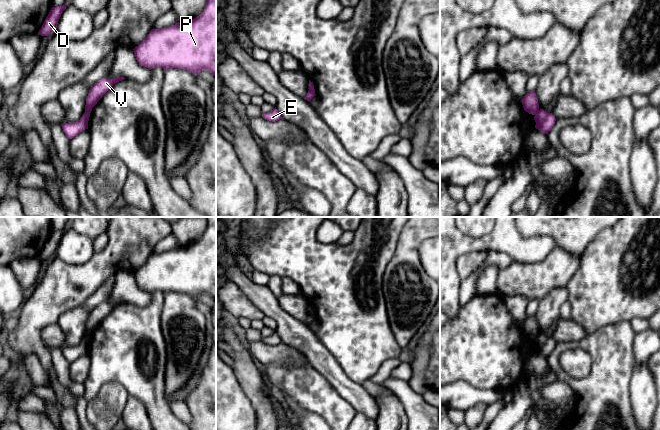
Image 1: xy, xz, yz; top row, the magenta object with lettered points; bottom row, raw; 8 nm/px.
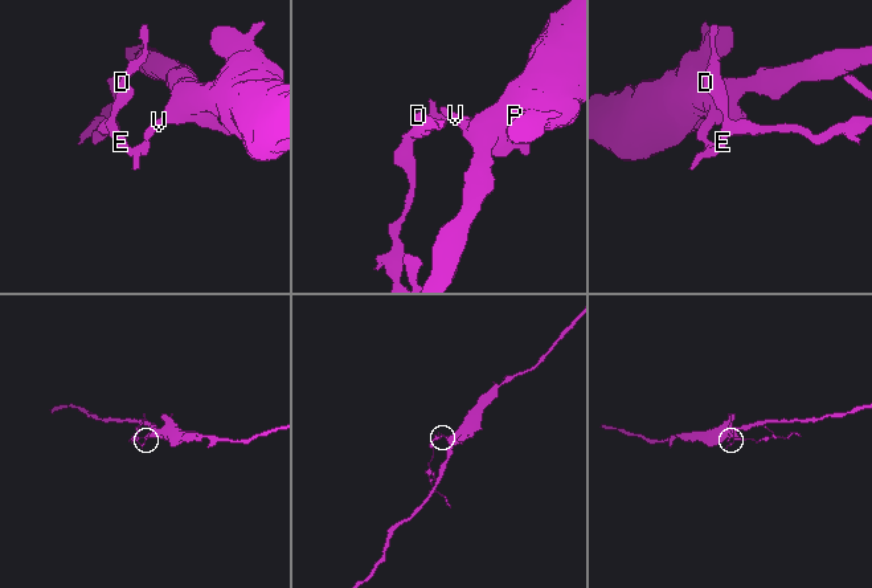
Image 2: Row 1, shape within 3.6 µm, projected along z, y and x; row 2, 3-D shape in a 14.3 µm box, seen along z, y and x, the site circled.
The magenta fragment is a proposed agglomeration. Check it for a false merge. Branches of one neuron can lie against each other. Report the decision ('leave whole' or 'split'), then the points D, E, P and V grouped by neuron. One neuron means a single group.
split | D E / P V

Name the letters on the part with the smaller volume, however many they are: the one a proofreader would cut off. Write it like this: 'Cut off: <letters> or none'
Cut off: D, E

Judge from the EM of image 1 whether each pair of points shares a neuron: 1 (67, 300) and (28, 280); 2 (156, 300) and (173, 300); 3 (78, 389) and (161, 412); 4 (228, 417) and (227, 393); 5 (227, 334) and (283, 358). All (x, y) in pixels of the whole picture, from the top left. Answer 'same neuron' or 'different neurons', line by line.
1: different neurons
2: different neurons
3: different neurons
4: same neuron
5: different neurons

